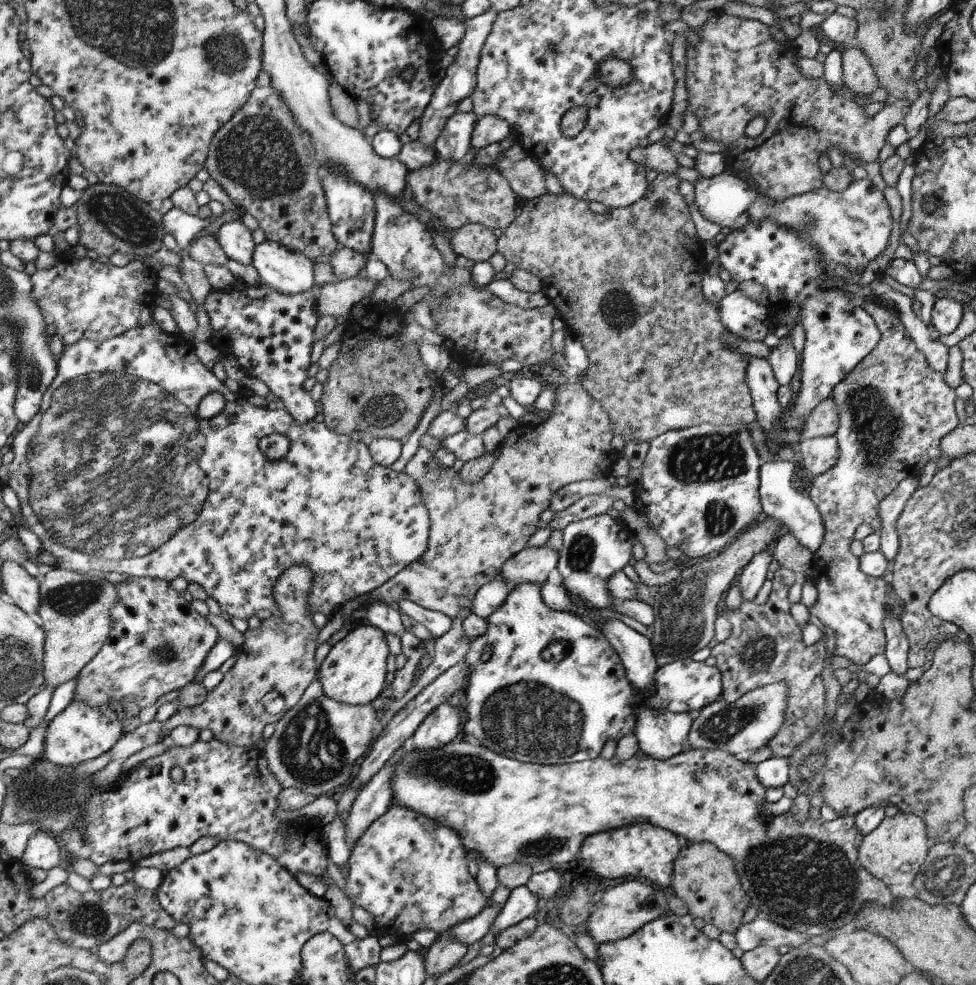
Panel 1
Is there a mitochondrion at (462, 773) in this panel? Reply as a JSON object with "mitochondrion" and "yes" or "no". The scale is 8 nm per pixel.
{"mitochondrion":"yes"}

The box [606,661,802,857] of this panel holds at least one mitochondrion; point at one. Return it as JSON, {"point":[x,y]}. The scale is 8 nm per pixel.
{"point":[723,725]}

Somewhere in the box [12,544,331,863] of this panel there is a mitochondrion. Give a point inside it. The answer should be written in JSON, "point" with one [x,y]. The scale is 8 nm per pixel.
{"point":[67,601]}

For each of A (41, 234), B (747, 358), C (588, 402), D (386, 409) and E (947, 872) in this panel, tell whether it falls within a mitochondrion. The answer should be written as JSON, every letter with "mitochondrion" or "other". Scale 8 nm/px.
{"A":"other","B":"other","C":"other","D":"mitochondrion","E":"mitochondrion"}

